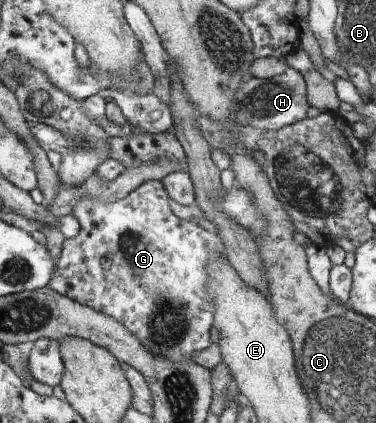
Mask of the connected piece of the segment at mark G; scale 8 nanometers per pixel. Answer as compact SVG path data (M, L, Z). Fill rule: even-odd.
M159 179L143 183L137 190L128 194L124 199L118 201L110 201L105 195L101 198L78 198L77 202L73 204L73 216L80 224L80 231L78 235L65 239L63 250L61 250L61 258L57 260L57 268L53 278L49 280L48 287L55 289L61 295L67 295L73 300L79 301L81 304L94 308L96 311L102 311L107 316L119 320L123 323L139 340L148 348L148 351L153 351L155 354L166 356L168 359L174 361L184 361L189 359L193 361L190 356L201 349L205 350L211 346L211 328L214 326L215 305L212 297L208 292L206 284L208 283L208 262L215 255L226 256L224 242L222 238L211 232L207 232L205 228L197 225L194 221L188 221L178 218L173 214L173 208L169 204L170 194L165 188L165 183Z

